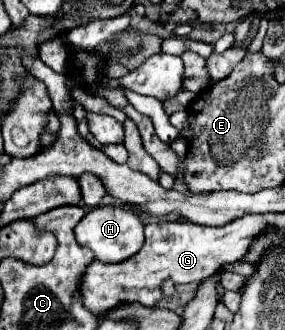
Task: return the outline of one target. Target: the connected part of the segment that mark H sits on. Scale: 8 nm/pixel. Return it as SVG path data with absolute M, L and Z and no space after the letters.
M103 206L89 210L75 228L75 236L81 246L87 246L95 252L95 258L101 262L123 262L137 254L143 246L143 222L131 208Z

